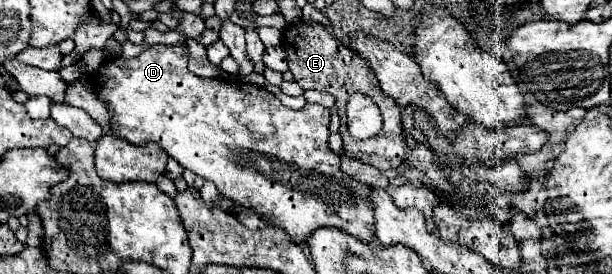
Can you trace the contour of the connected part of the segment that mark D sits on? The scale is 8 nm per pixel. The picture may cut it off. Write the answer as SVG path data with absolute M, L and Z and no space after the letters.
M179 43L179 45L151 45L149 49L145 49L143 53L139 53L137 57L133 59L123 59L123 57L117 57L117 59L111 59L111 63L105 63L99 67L99 73L101 73L101 79L97 79L97 95L107 103L107 109L113 117L113 129L117 135L121 135L123 139L127 139L129 143L133 145L145 145L145 143L155 143L159 149L163 149L169 157L173 157L181 167L193 171L195 175L215 183L215 187L221 191L221 195L225 195L227 199L239 203L243 209L251 209L253 213L257 213L261 219L269 221L273 227L279 227L283 229L291 241L295 241L297 245L301 243L307 243L309 239L309 233L315 233L317 229L321 227L335 227L335 229L341 229L349 235L353 235L355 239L367 243L367 245L375 245L375 217L373 217L373 201L371 201L371 185L367 183L361 183L361 181L355 181L353 177L345 175L341 171L341 159L337 153L333 153L327 145L327 137L329 137L329 117L331 117L331 111L323 105L311 105L307 103L303 109L289 109L285 107L273 93L269 93L267 89L263 87L255 87L251 83L227 83L227 81L219 81L219 79L203 79L203 77L197 77L193 75L189 69L187 69L187 61L189 61L189 49L185 43Z

